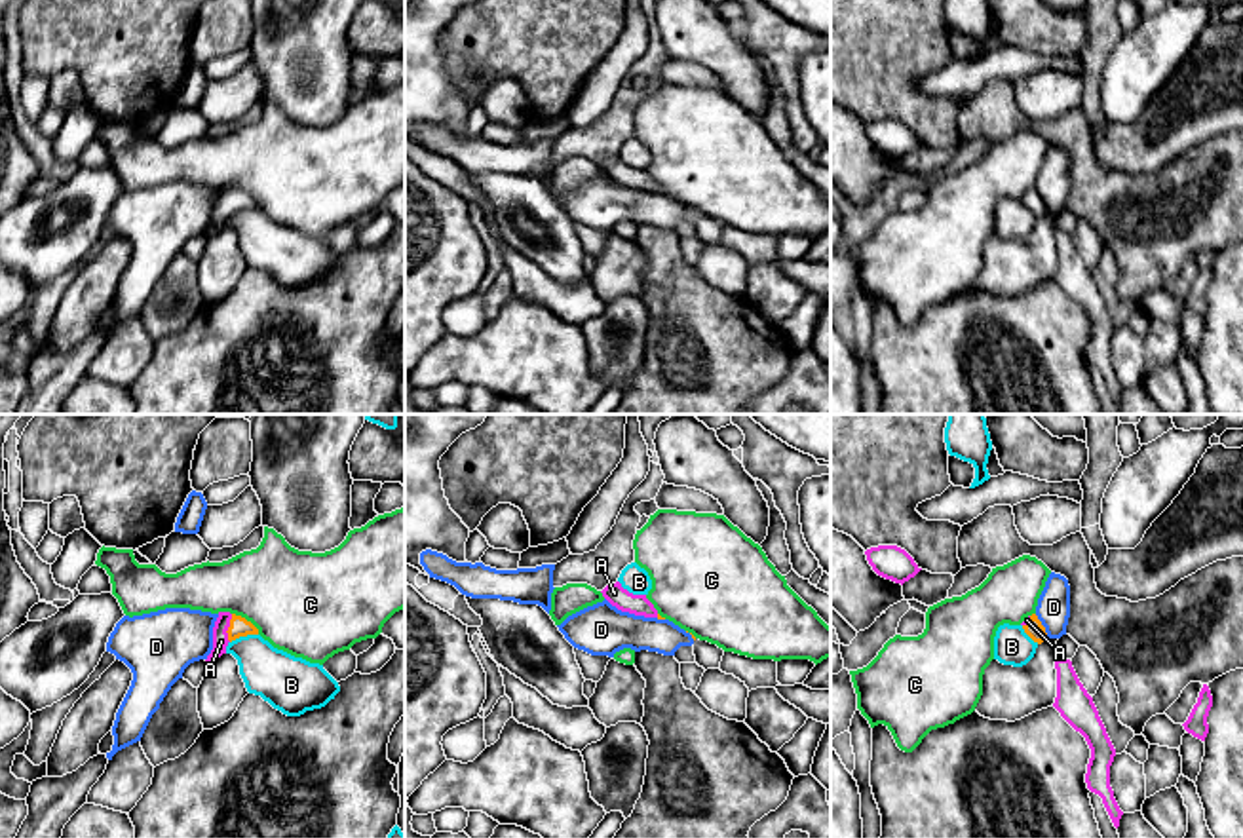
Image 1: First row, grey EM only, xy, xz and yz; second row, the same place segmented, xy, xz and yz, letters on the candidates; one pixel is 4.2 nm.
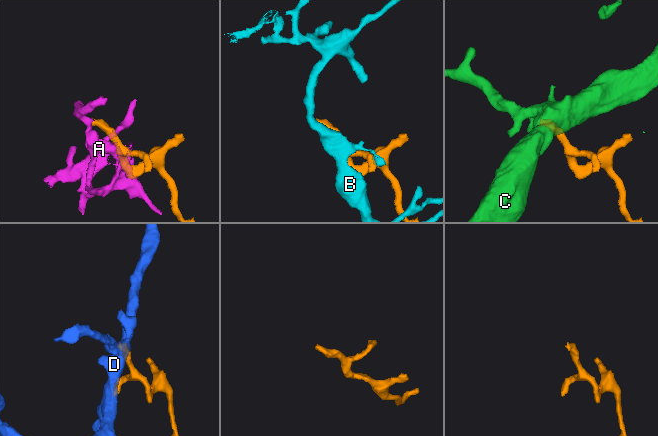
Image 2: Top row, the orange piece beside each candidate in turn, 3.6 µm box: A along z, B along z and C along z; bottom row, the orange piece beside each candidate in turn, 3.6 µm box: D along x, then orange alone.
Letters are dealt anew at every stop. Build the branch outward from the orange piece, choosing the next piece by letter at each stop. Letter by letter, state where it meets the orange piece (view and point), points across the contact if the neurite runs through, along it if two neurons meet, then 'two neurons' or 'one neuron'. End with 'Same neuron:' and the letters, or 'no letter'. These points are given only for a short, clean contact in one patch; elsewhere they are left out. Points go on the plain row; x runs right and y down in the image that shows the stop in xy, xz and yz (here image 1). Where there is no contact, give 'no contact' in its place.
A: xy (229, 202) | across xy (238, 202), (229, 202), (221, 215) | one neuron
B: xy (244, 209) | two neurons
C: xy (246, 194) | along xy (232, 187), (246, 192), (259, 208) | two neurons
D: yz (1042, 200) | along yz (1034, 189), (1048, 211) | two neurons
Same neuron: A

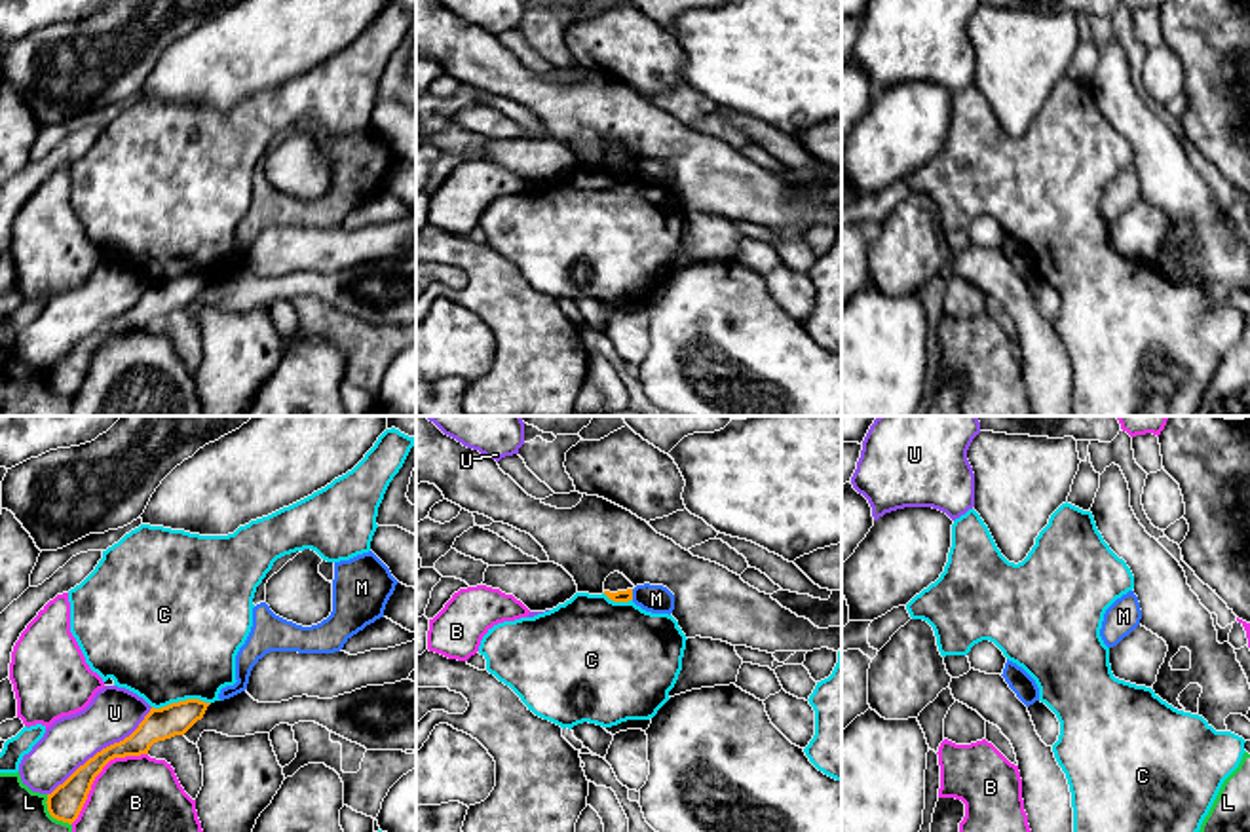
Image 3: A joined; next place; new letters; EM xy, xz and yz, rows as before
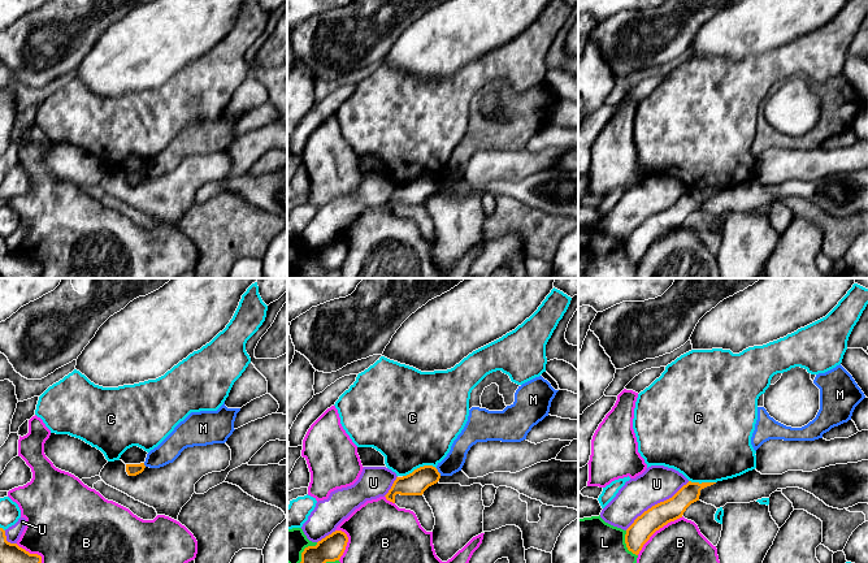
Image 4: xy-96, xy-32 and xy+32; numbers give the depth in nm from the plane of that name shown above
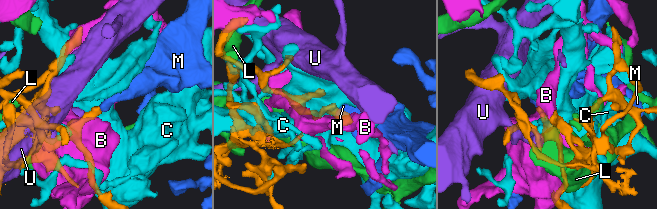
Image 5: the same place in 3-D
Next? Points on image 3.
B: xy (99, 346) | two neurons
C: xy (181, 276) | two neurons
L: xy (52, 390) | two neurons
M: xz (631, 170) | along xz (631, 164), (633, 173) | two neurons
U: xy (103, 323) | two neurons
Same neuron: no letter

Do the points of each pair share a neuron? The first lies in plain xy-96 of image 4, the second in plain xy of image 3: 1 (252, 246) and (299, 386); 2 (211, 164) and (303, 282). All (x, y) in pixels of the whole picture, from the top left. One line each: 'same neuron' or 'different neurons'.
1: different neurons
2: different neurons

